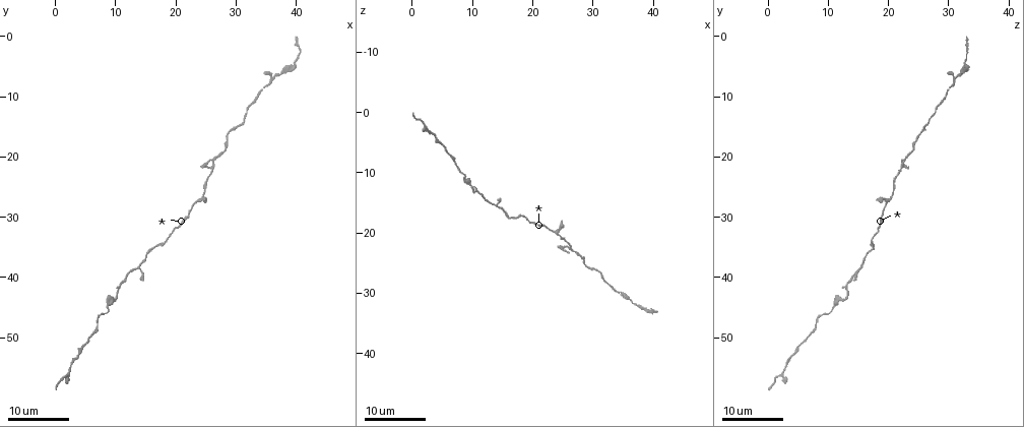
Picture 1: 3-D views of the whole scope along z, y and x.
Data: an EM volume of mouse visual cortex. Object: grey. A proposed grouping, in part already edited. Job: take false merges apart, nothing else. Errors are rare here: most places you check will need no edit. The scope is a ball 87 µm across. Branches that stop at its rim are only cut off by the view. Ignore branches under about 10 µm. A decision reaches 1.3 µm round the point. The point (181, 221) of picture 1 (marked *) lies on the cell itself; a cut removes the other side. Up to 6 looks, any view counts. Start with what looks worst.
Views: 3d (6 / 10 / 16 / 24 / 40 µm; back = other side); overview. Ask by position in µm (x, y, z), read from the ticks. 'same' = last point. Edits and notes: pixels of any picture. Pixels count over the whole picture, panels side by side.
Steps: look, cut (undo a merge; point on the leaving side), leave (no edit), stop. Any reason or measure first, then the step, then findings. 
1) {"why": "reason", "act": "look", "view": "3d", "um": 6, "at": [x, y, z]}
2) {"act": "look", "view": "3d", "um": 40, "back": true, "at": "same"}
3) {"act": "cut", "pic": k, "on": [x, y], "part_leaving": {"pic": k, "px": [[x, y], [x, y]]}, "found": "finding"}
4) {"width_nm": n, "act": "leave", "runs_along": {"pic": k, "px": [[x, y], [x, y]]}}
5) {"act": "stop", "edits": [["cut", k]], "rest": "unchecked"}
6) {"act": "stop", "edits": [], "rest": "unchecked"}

{"why": "thin neck", "act": "look", "view": "3d", "um": 24, "at": [7.0, 47.5, 8.0]}

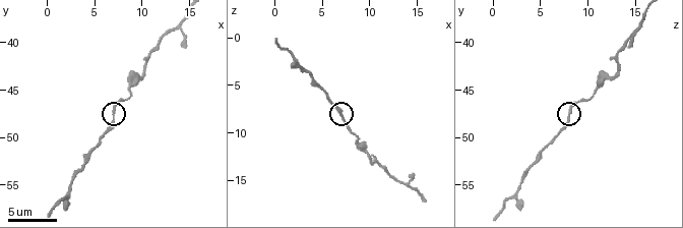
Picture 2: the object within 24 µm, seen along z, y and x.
{"why": "closer look", "act": "look", "view": "3d", "um": 6, "at": [6.8, 47.6, 7.8]}

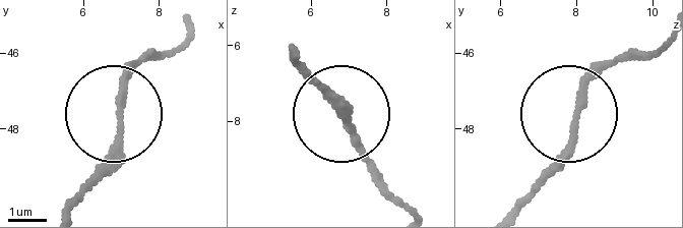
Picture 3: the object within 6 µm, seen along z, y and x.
{"act": "look", "view": "3d", "um": 6, "back": true, "at": [6.95, 47.80, 7.95]}

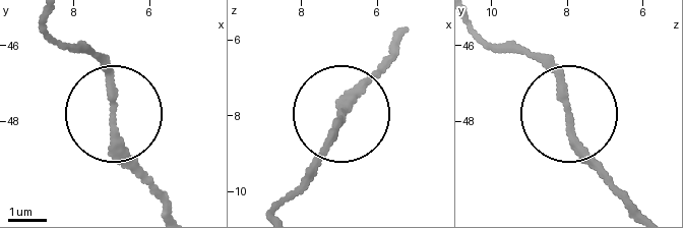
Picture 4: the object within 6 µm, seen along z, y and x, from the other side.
{"act": "leave", "found": "one cell here"}

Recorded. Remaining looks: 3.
{"why": "thick turns thin", "act": "look", "view": "3d", "um": 10, "at": [8.8, 44.4, 11.2]}

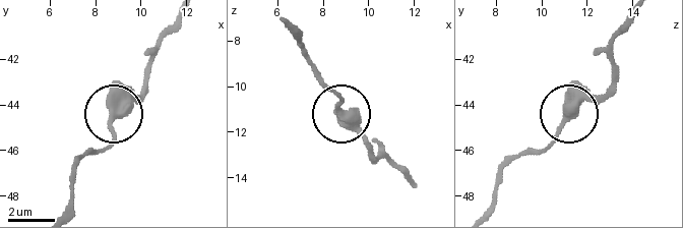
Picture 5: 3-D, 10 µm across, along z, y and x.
{"width_nm": 410, "act": "leave", "runs_along": {"pic": 5, "px": [[179, 20], [140, 91], [113, 114], [109, 144], [96, 153]]}, "found": "all the same cell"}

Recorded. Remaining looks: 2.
{"why": "sudden change in width", "act": "look", "view": "3d", "um": 16, "at": [4.0, 53.2, 3.8]}

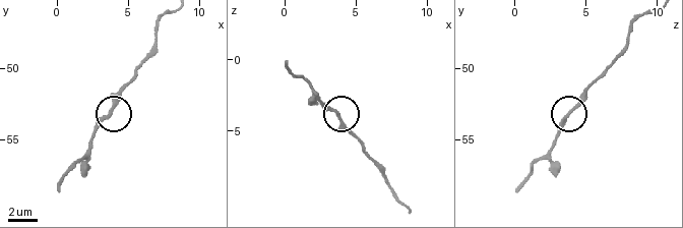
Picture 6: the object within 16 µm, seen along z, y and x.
{"act": "look", "view": "3d", "um": 16, "back": true, "at": [3.8, 53.0, 4.0]}

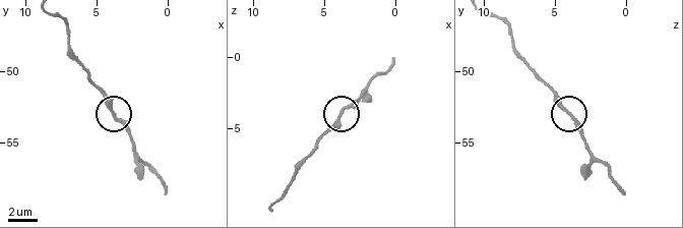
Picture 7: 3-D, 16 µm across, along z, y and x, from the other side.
{"act": "leave", "runs_along": {"pic": 7, "px": [[271, 209], [318, 140], [361, 98]]}, "found": "all the same cell"}

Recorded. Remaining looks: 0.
{"act": "stop", "edits": [], "rest": "unchecked"}

